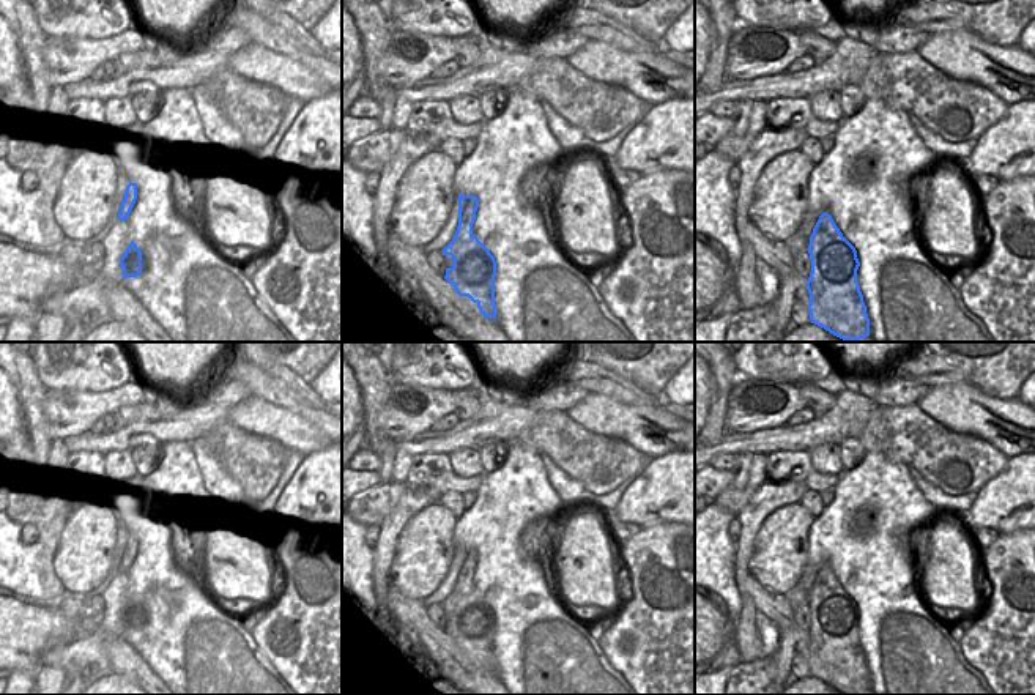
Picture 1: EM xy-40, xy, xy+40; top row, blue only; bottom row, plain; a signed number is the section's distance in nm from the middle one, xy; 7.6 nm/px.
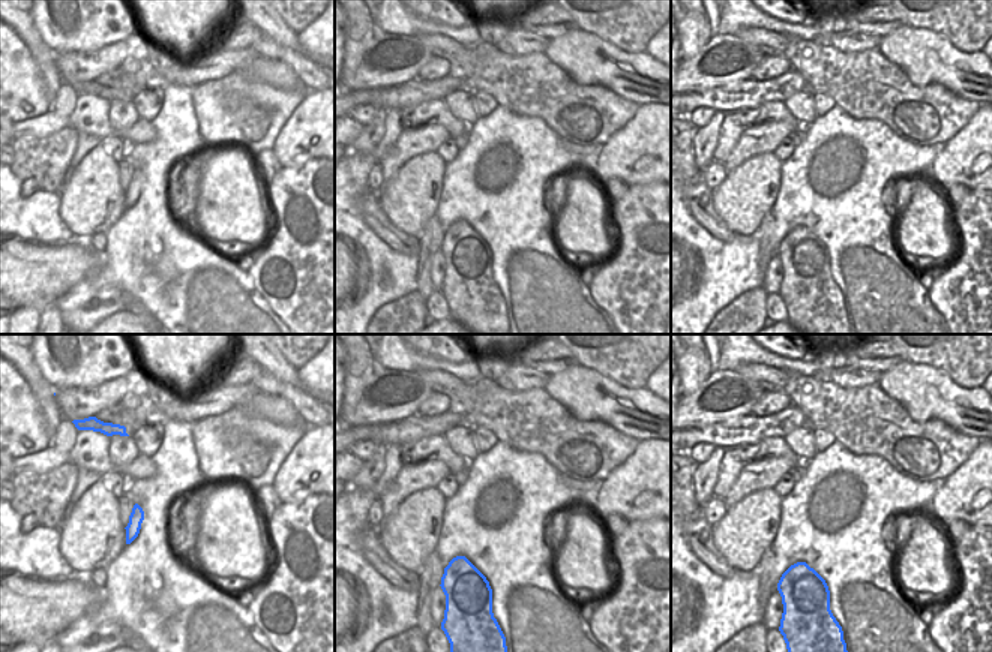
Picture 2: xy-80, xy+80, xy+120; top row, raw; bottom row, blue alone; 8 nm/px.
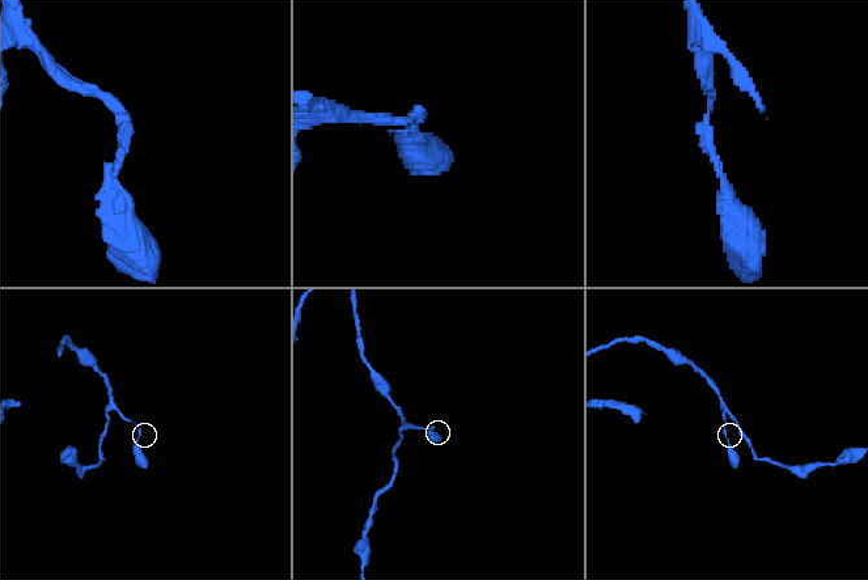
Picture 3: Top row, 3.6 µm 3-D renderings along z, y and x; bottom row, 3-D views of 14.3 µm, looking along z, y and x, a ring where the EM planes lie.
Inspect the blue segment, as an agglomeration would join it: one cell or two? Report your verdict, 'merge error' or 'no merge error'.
no merge error

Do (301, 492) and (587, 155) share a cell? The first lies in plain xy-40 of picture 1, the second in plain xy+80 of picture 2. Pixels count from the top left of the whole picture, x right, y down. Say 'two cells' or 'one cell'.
two cells

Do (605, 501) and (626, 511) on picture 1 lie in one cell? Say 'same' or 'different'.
different

